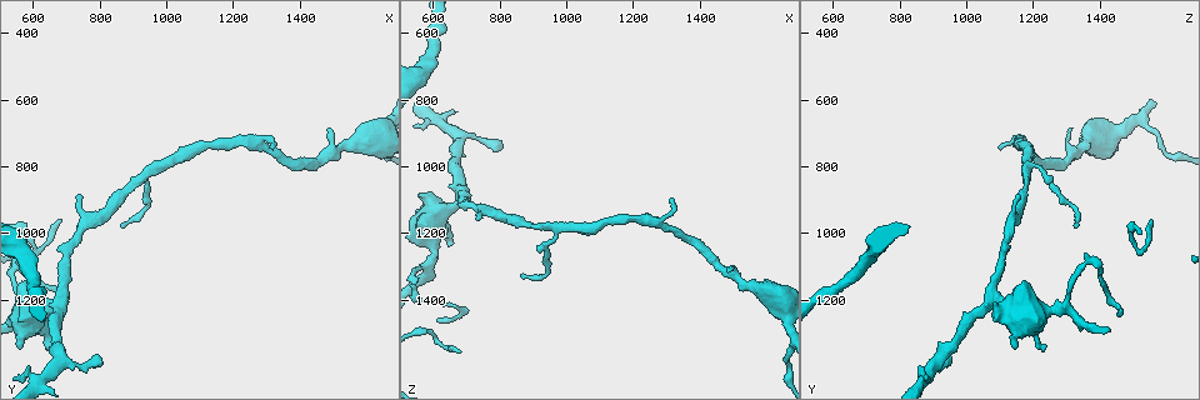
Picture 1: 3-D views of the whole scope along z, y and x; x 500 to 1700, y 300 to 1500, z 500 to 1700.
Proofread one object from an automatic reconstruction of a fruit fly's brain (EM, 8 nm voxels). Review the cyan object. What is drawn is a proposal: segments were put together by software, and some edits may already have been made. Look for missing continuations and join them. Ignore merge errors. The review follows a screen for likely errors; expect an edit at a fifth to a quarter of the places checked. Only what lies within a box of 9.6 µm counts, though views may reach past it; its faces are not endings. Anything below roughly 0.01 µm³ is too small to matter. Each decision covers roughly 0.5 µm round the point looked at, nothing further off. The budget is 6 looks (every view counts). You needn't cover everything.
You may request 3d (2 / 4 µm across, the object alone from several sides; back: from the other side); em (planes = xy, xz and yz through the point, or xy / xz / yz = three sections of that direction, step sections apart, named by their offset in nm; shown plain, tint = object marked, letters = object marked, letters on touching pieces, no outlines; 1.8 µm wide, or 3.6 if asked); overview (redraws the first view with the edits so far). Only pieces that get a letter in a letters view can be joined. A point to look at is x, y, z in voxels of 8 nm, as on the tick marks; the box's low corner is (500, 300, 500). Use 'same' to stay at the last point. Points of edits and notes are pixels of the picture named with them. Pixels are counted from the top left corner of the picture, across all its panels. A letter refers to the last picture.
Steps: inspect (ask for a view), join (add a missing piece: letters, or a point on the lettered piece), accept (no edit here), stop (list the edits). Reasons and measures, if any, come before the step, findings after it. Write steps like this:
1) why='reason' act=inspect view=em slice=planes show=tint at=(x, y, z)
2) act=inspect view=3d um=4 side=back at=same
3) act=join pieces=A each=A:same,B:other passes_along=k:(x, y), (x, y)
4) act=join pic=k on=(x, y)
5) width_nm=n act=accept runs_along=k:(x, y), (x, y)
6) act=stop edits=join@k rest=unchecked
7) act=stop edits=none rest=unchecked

why='an open end' act=inspect view=em slice=xy step=8 show=tint at=(680, 970, 1560)

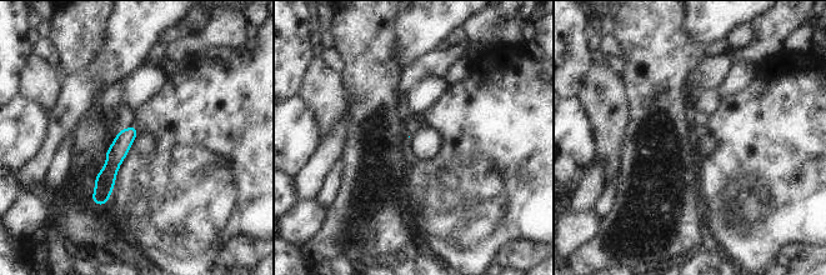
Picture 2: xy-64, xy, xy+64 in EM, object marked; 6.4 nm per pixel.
why='another direction' act=inspect view=em slice=planes show=letters at=same

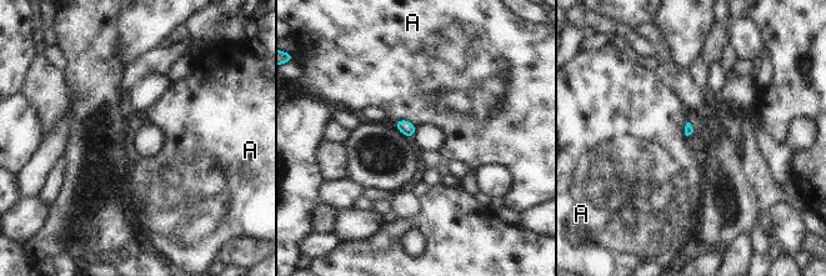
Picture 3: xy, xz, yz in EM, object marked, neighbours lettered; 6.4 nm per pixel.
longest_contact=A:150nm act=accept each=A:other border=3:(395, 120), (408, 120), (416, 126) found='no lettered piece goes on from it'

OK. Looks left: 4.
why='free end' act=inspect view=em um=3.6 slice=planes show=letters at=(870, 990, 1320)

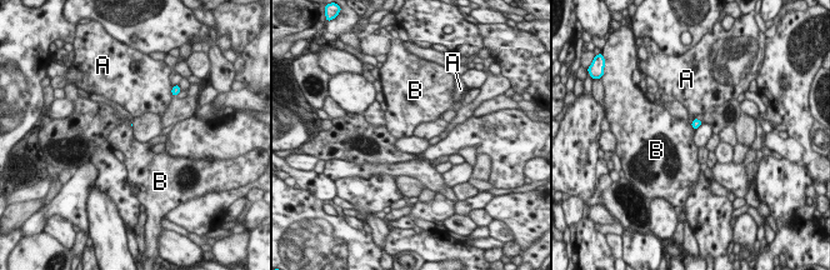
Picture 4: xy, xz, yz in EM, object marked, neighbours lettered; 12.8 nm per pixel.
act=accept each=A:other,B:other border=4:(690, 125), (694, 130) found='none of them fits'

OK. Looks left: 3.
act=inspect view=3d um=4 at=(810, 1380, 940)

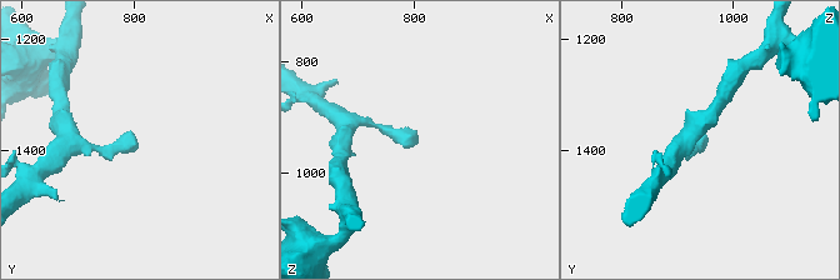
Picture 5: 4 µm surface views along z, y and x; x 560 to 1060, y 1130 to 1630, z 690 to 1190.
why='need the tissue' act=inspect view=em slice=planes show=plain at=(810, 1385, 930)

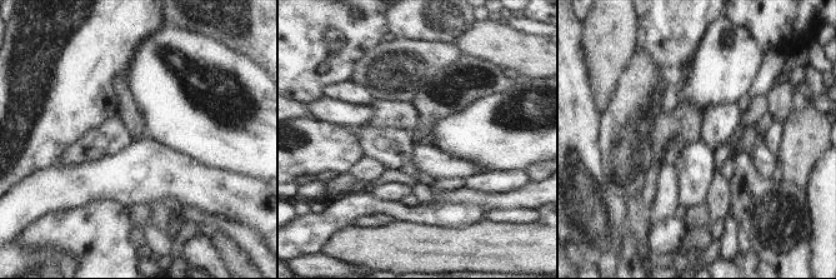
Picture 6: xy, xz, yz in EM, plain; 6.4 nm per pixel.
act=inspect view=em slice=planes show=letters at=same

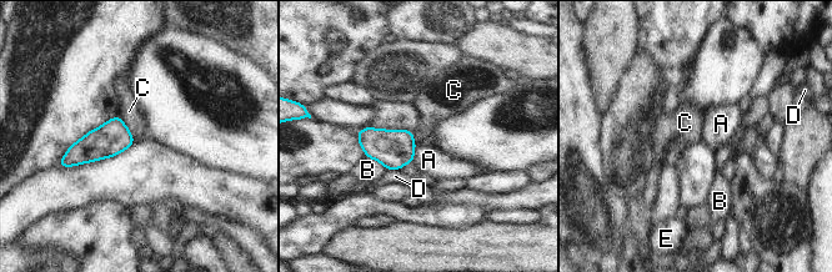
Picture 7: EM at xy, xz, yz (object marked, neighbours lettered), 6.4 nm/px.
width_nm=200 longest_contact=C:200nm act=accept each=A:other,B:other,C:other,D:other,E:other found='no lettered piece goes on from it'

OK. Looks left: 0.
act=stop edits=none rest=unchecked

